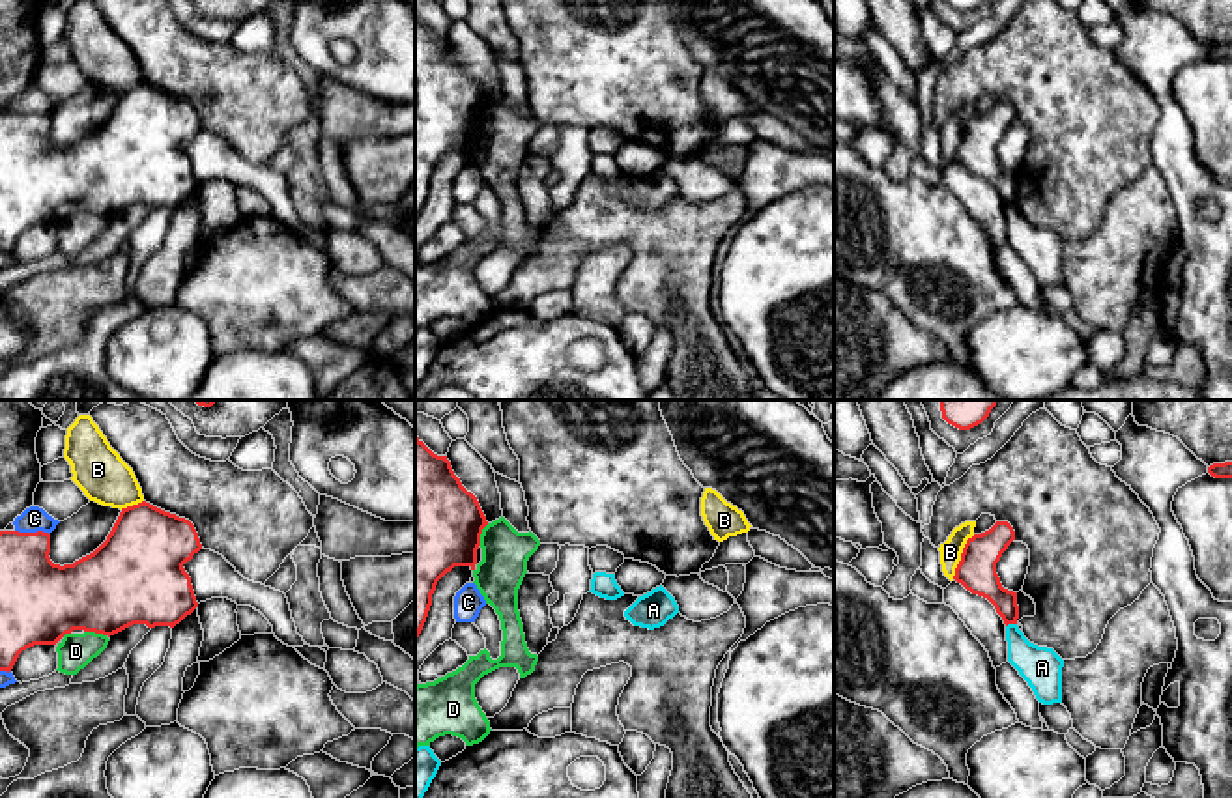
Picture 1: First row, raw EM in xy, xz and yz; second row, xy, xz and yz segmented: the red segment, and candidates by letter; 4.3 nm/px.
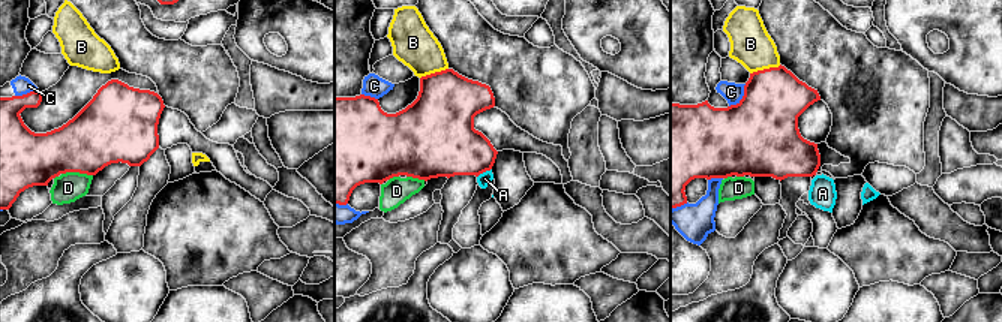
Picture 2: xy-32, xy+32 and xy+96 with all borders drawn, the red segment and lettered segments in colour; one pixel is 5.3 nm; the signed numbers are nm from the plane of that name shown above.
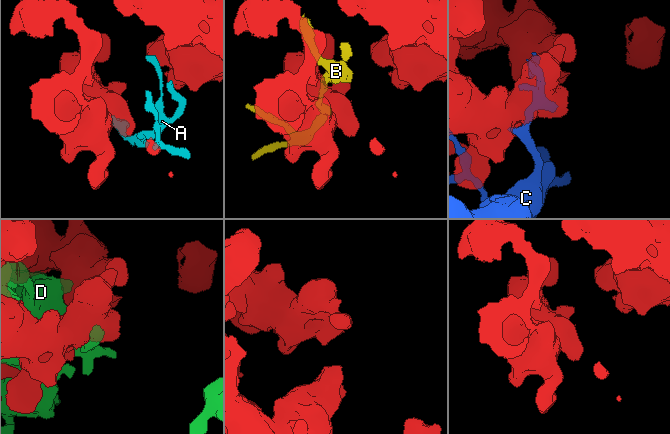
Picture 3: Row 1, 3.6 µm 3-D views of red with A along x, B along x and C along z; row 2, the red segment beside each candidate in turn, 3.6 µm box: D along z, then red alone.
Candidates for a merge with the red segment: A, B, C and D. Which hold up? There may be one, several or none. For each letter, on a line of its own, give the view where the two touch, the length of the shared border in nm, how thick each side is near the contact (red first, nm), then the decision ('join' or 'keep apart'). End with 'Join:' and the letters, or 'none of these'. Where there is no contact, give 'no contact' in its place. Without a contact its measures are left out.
A: yz | 50 nm | 160/180 nm | keep apart
B: yz | 220 nm | 170/100 nm | keep apart
C: xy | 150 nm | 300/110 nm | keep apart
D: xy | 100 nm | 380/150 nm | keep apart
Join: none of these

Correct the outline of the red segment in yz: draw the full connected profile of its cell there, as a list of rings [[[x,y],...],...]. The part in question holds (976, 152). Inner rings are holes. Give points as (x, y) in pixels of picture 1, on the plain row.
[[[996,103],[989,112],[967,121],[953,161],[972,176],[987,179],[1004,206],[1017,206],[1017,174],[1002,168],[996,144],[1015,121],[1015,112],[1008,103]]]

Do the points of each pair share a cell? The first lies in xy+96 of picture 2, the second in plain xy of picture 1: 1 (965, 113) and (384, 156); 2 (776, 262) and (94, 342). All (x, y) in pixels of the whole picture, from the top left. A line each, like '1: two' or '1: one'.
1: two
2: one

